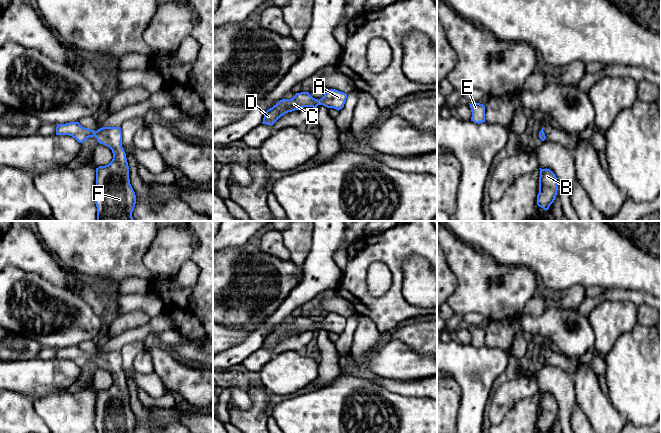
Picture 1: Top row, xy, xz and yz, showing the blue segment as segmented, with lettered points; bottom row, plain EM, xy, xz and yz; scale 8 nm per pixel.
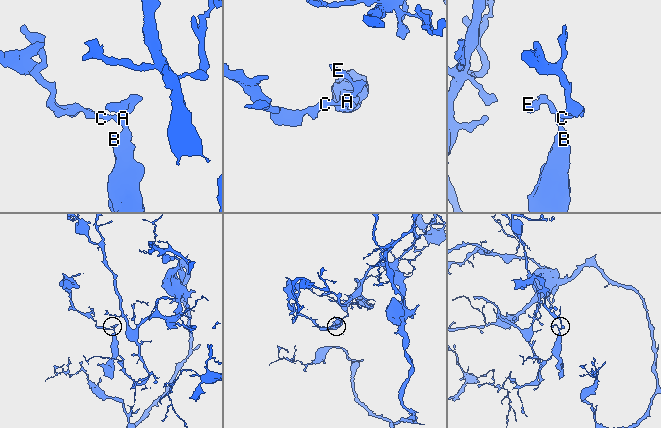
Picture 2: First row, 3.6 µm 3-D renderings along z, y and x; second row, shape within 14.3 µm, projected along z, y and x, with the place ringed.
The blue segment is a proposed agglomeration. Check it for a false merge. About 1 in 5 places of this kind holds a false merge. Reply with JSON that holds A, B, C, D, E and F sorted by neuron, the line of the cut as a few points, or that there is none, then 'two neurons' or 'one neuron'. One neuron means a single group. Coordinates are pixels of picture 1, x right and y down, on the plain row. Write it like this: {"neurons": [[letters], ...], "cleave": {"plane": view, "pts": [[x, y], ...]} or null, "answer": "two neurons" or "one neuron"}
{"neurons": [["A", "B", "C", "D", "E", "F"]], "cleave": null, "answer": "one neuron"}

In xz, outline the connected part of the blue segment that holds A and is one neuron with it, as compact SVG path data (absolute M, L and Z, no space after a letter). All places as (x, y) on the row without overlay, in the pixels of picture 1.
M329 313L319 324L313 322L309 316L296 317L292 323L282 323L272 332L268 333L264 338L262 347L273 349L284 338L304 331L316 332L318 329L323 329L339 335L344 331L346 323L346 317L335 313Z

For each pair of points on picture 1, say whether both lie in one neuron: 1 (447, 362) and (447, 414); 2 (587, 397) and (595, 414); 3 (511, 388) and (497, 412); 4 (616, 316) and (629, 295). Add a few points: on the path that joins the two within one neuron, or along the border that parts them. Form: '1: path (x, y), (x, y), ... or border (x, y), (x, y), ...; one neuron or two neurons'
1: border (452, 378), (459, 386), (461, 400); two neurons
2: path (591, 401), (595, 405), (595, 410); one neuron
3: path (508, 394), (503, 400), (502, 406); one neuron
4: border (603, 301), (632, 301), (637, 306); two neurons

